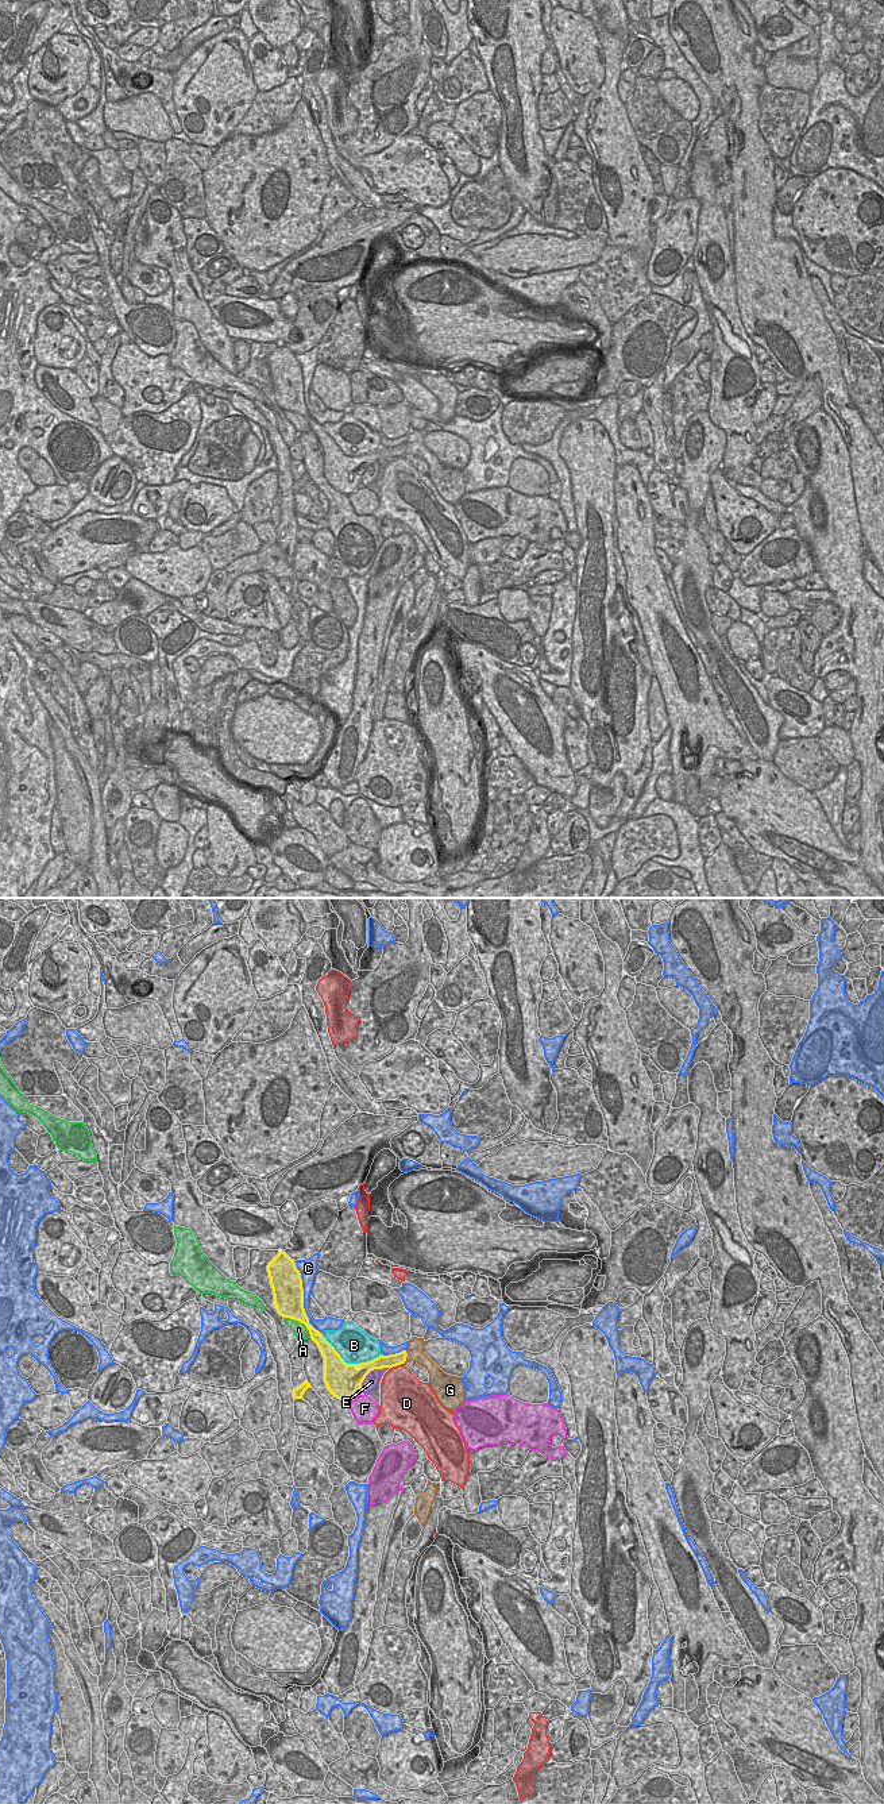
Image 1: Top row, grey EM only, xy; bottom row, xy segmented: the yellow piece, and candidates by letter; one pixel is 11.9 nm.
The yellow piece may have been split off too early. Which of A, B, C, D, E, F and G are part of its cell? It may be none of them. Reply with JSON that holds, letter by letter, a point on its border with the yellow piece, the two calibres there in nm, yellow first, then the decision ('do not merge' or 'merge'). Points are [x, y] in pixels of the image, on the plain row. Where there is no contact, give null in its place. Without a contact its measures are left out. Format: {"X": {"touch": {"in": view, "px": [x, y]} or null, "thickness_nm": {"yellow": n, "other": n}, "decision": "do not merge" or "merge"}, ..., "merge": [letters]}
{"A": {"touch": {"in": "xy", "px": [300, 413]}, "thickness_nm": {"yellow": 340, "other": 170}, "decision": "do not merge"}, "B": {"touch": {"in": "xy", "px": [350, 457]}, "thickness_nm": {"yellow": 420, "other": 420}, "decision": "do not merge"}, "C": {"touch": {"in": "xy", "px": [302, 390]}, "thickness_nm": {"yellow": 360, "other": 140}, "decision": "do not merge"}, "D": {"touch": {"in": "xy", "px": [396, 458]}, "thickness_nm": {"yellow": 160, "other": 440}, "decision": "do not merge"}, "E": {"touch": {"in": "xy", "px": [365, 470]}, "thickness_nm": {"yellow": 420, "other": 180}, "decision": "do not merge"}, "F": {"touch": {"in": "xy", "px": [352, 492]}, "thickness_nm": {"yellow": 420, "other": 320}, "decision": "do not merge"}, "G": {"touch": {"in": "xy", "px": [406, 448]}, "thickness_nm": {"yellow": 160, "other": 200}, "decision": "do not merge"}, "merge": []}

